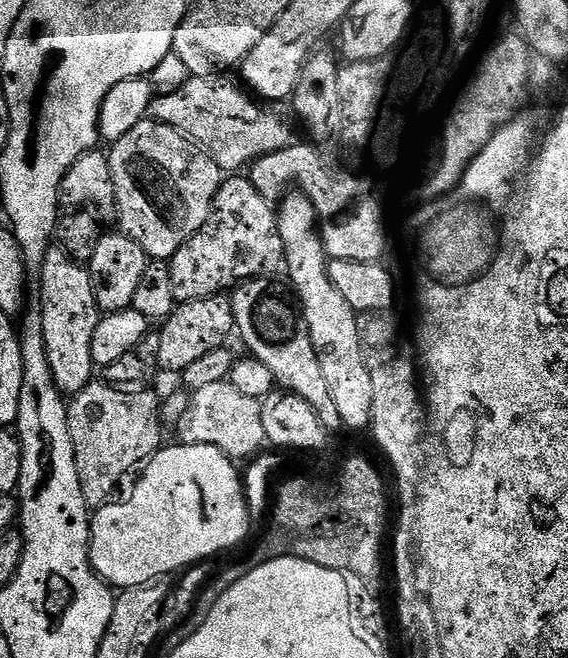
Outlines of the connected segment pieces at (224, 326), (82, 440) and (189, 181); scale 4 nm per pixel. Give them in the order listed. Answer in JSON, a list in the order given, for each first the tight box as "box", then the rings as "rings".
[{"box":[158,298,236,374],"rings":[[[213,298],[210,300],[191,300],[185,304],[177,304],[168,315],[167,320],[159,325],[158,331],[160,341],[158,342],[158,362],[161,369],[166,373],[176,372],[183,374],[186,366],[190,366],[197,358],[203,358],[205,354],[210,354],[210,350],[218,350],[229,343],[228,335],[233,335],[236,323],[232,317],[232,305],[227,299]]]},{"box":[68,382,162,509],"rings":[[[93,382],[71,397],[68,404],[68,429],[74,442],[74,462],[78,466],[78,482],[82,482],[82,498],[86,498],[89,509],[104,507],[113,499],[112,491],[124,480],[131,468],[139,469],[152,459],[162,447],[162,400],[152,390],[125,390],[112,384]]]},{"box":[107,118,222,261],"rings":[[[151,118],[140,120],[134,130],[118,138],[118,142],[111,145],[107,157],[114,182],[114,213],[120,219],[119,231],[134,238],[134,242],[138,242],[153,261],[171,261],[172,255],[206,222],[222,183],[222,170],[182,134]]]}]

